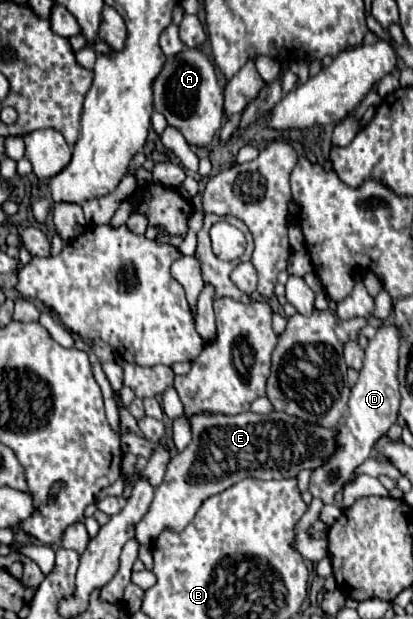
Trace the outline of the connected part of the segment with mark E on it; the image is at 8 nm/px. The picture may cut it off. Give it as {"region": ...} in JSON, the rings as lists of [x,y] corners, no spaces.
{"region":[[[173,386],[163,394],[163,412],[169,418],[185,418],[191,426],[193,438],[183,452],[171,458],[163,484],[157,486],[147,516],[137,524],[135,540],[145,546],[151,546],[153,540],[157,540],[161,532],[165,532],[165,528],[179,534],[185,524],[193,520],[195,512],[209,496],[215,496],[245,478],[277,480],[285,476],[297,476],[303,468],[313,470],[317,468],[317,464],[325,464],[325,456],[333,452],[335,430],[305,424],[295,416],[285,416],[285,412],[269,412],[265,416],[253,412],[241,412],[237,416],[187,416],[183,402],[179,400],[177,390]]]}

